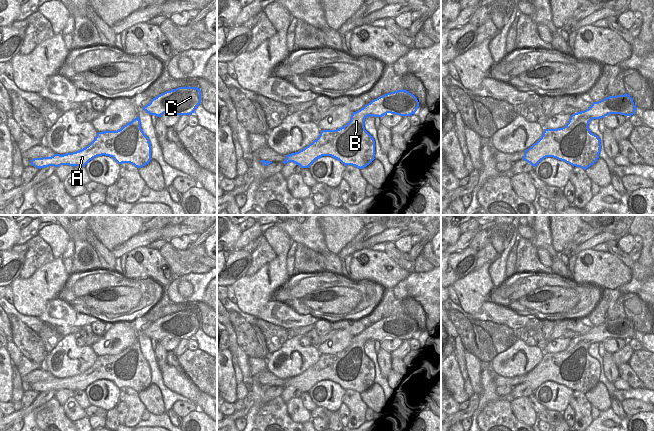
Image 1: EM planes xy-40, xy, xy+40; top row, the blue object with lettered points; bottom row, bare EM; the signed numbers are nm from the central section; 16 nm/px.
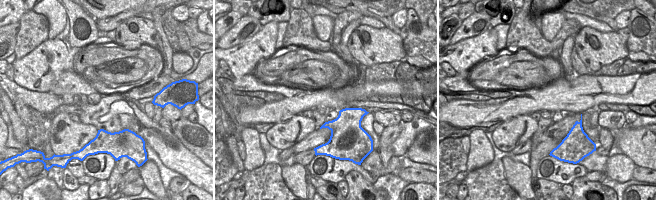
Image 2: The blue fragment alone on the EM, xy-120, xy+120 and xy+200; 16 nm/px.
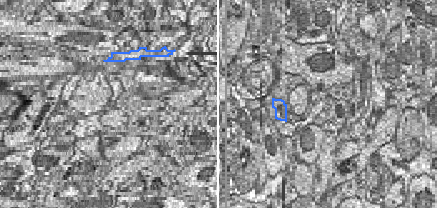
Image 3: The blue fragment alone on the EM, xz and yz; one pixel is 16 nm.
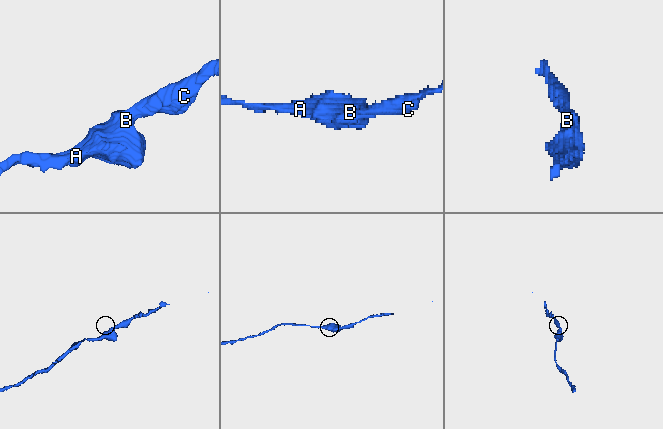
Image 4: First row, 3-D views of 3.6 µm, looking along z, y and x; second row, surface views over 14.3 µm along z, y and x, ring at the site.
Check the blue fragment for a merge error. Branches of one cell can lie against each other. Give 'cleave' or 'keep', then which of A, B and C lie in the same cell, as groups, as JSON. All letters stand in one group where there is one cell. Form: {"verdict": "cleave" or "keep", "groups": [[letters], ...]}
{"verdict": "keep", "groups": [["A", "B", "C"]]}

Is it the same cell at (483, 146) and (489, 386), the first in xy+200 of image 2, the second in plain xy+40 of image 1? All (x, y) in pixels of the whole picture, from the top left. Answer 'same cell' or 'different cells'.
different cells

